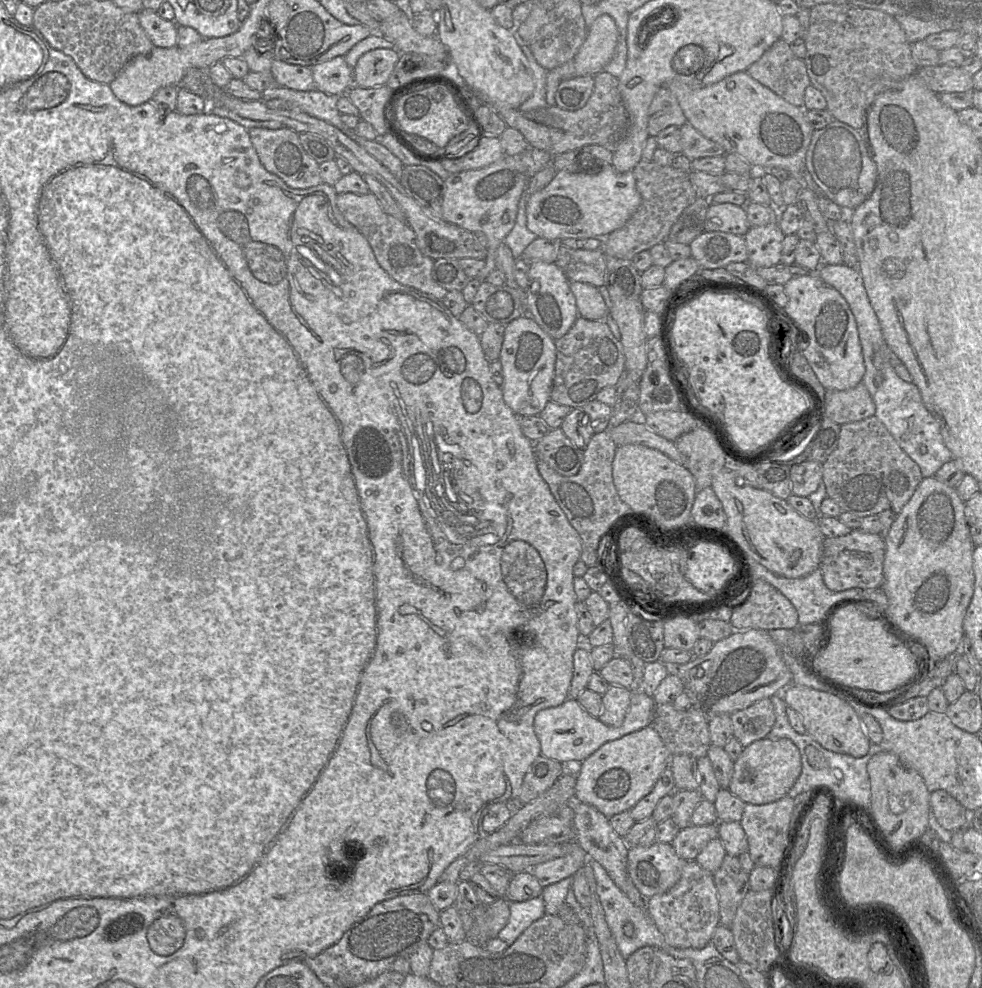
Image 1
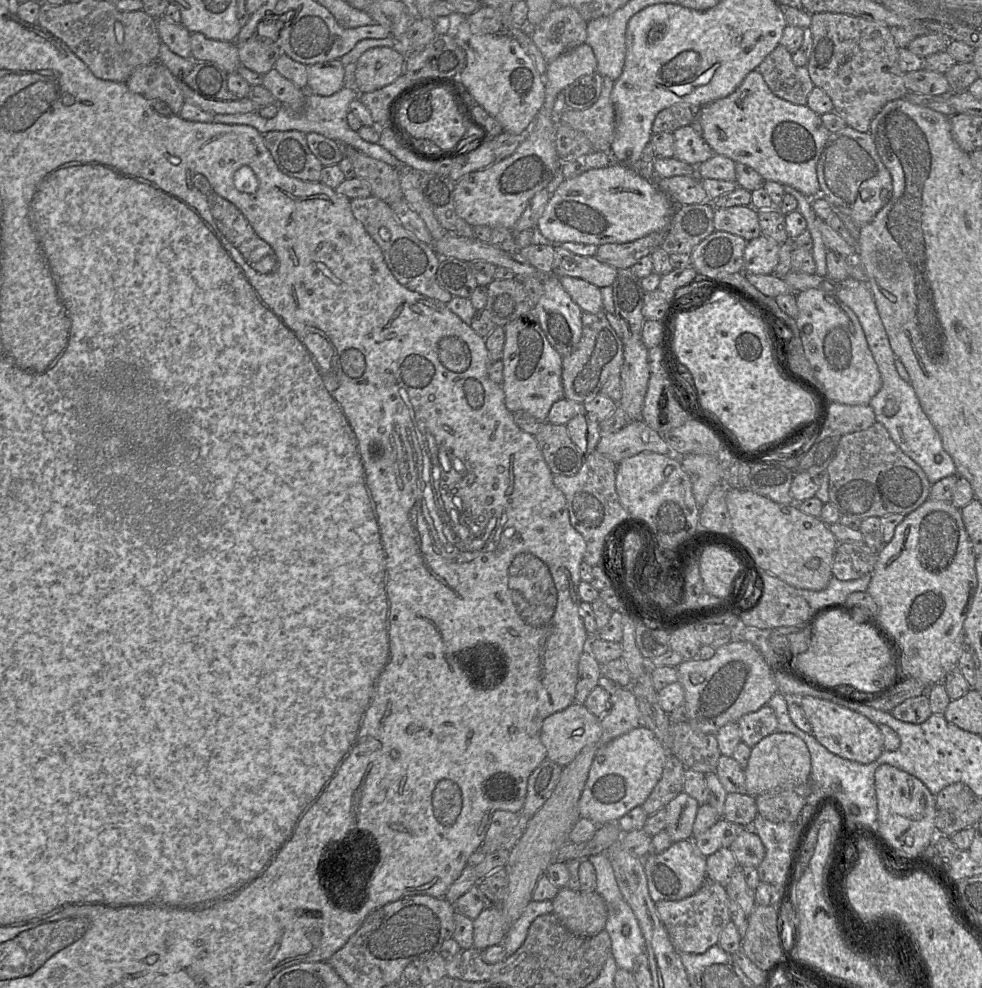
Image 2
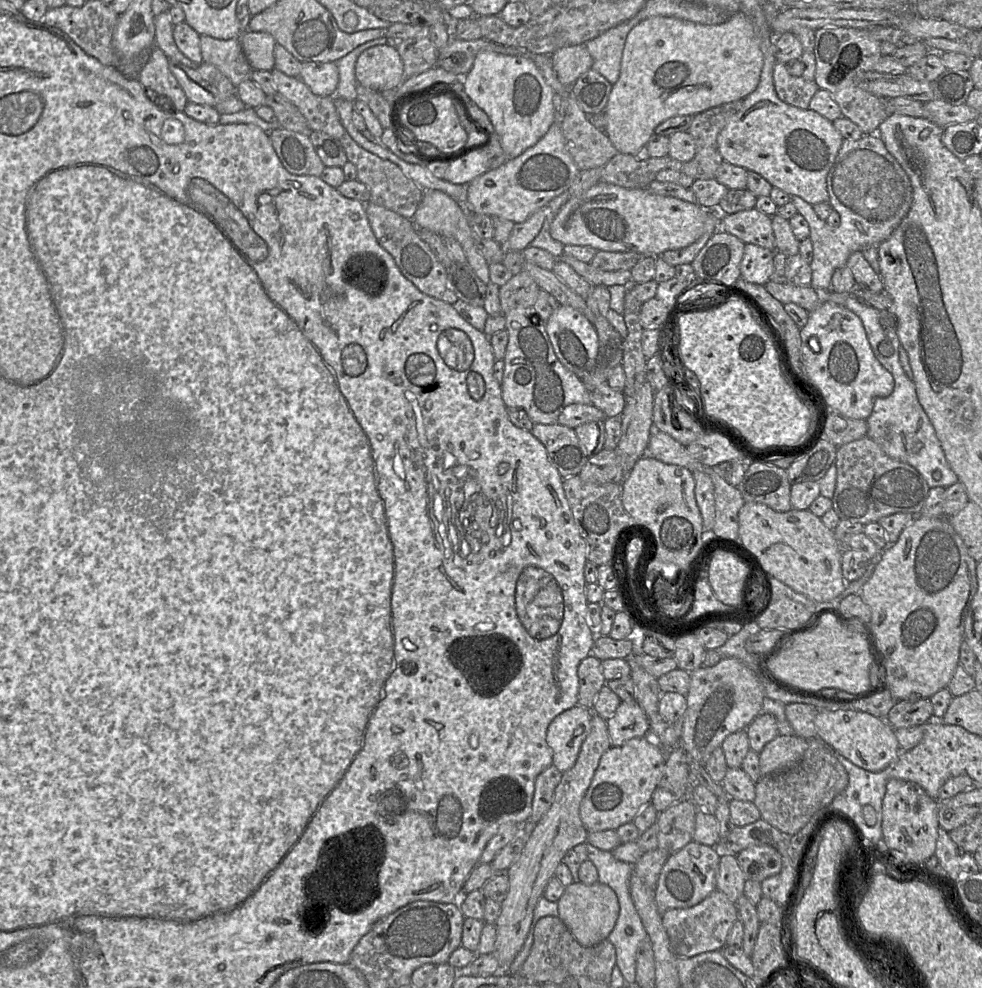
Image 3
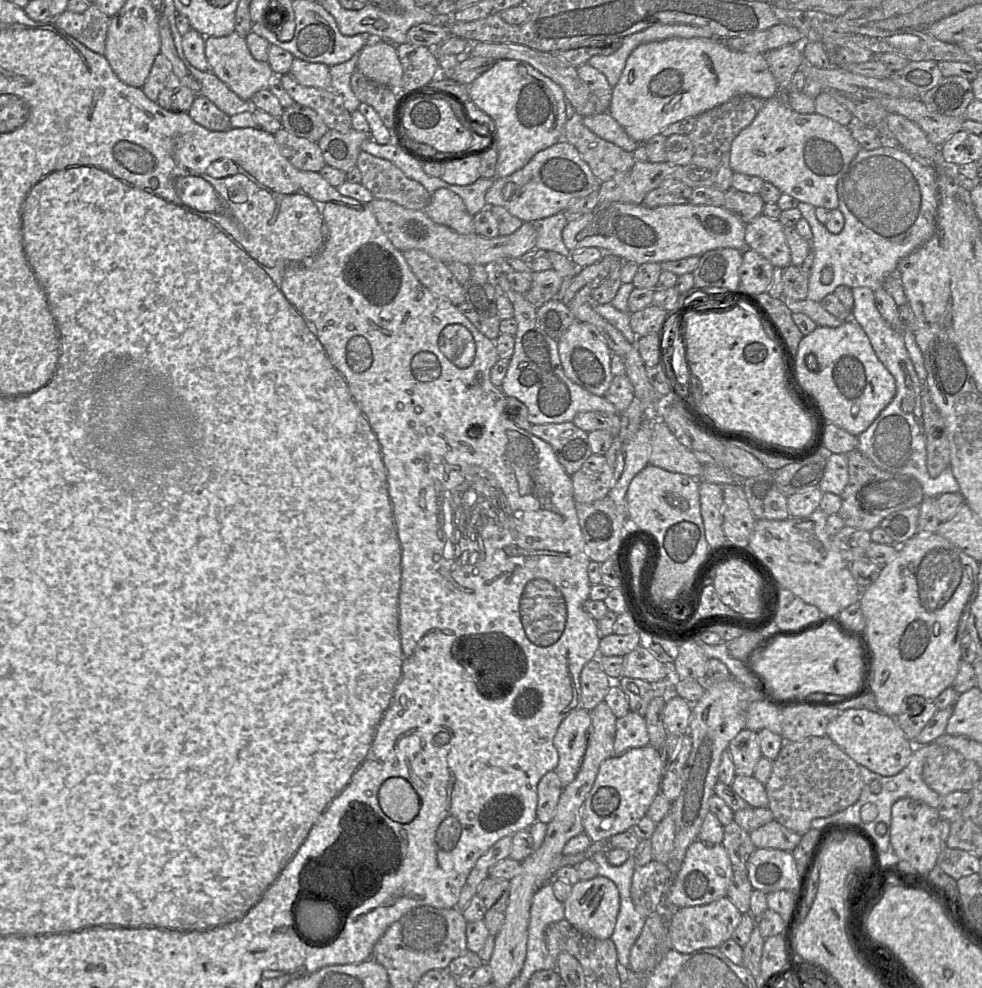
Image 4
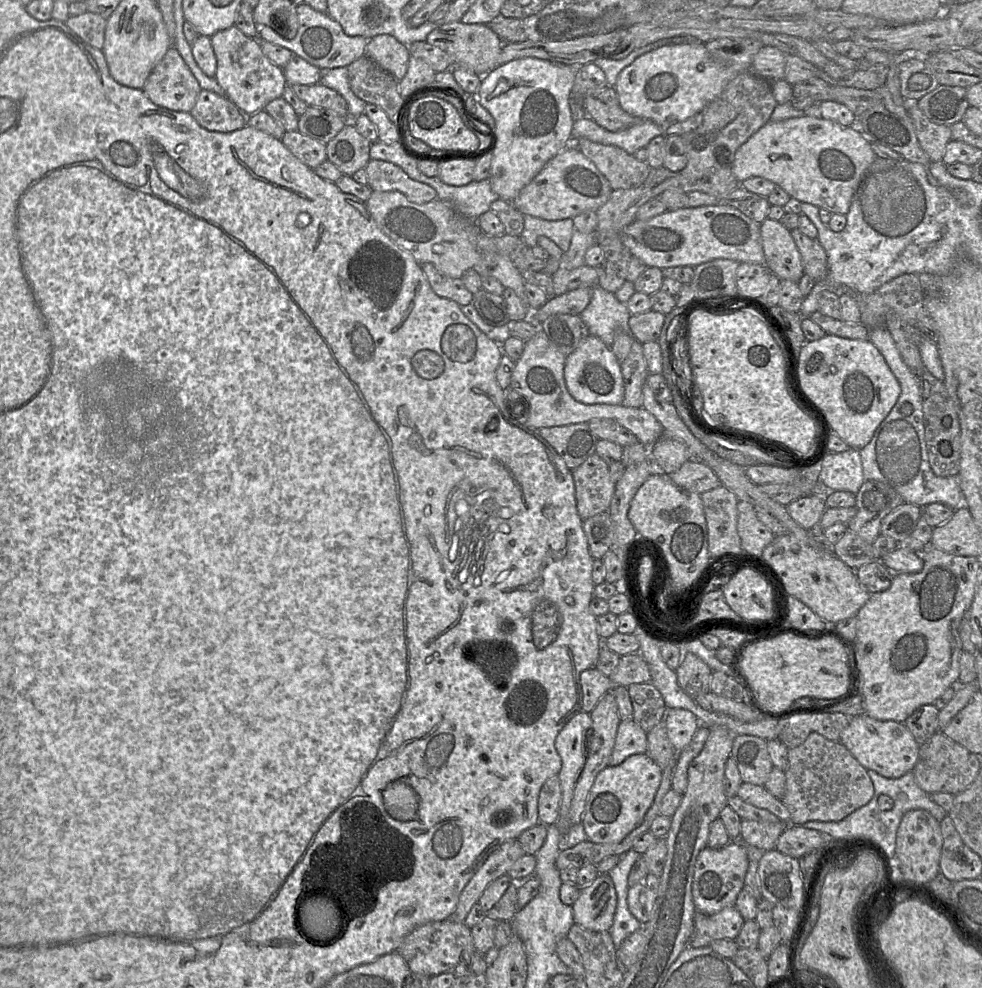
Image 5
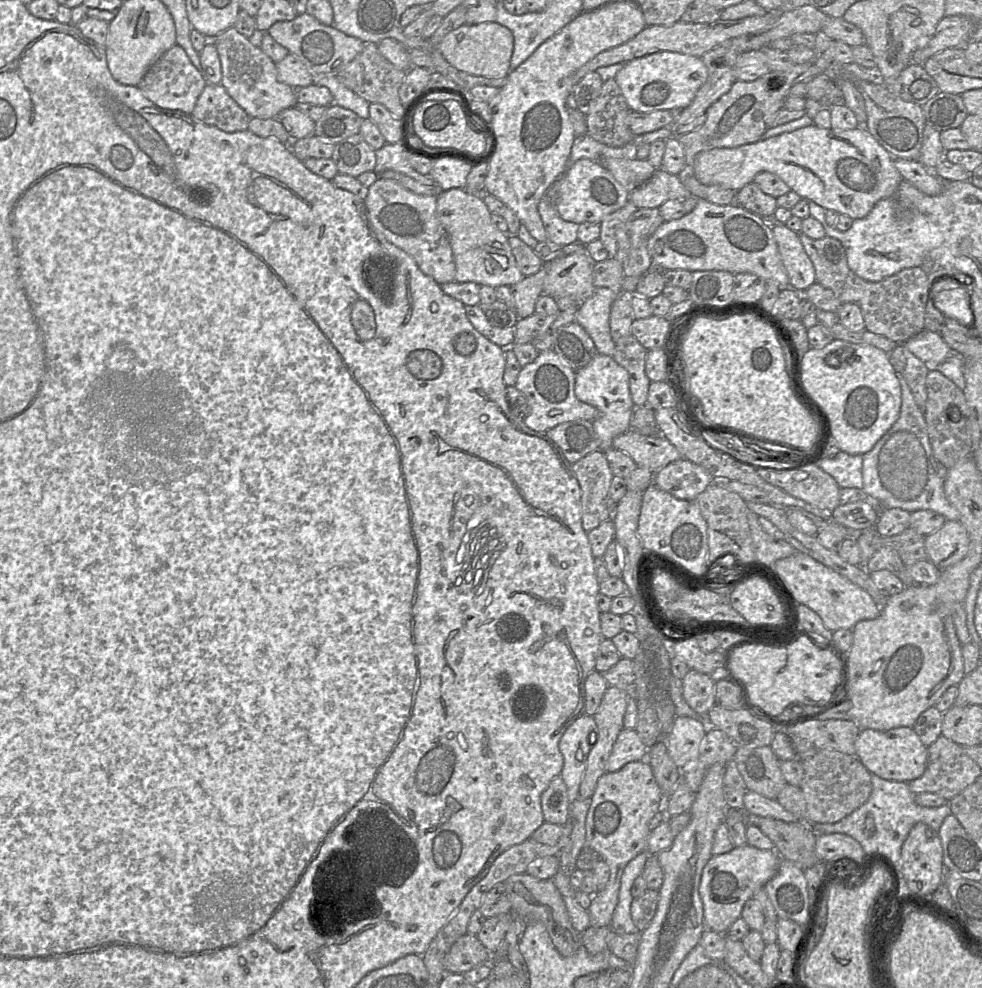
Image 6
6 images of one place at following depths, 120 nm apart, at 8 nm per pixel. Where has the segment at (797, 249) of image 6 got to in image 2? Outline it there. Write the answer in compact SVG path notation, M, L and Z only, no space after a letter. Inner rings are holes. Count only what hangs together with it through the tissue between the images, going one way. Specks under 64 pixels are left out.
M750 205L715 208L713 224L716 231L735 234L747 242L762 234L758 211Z

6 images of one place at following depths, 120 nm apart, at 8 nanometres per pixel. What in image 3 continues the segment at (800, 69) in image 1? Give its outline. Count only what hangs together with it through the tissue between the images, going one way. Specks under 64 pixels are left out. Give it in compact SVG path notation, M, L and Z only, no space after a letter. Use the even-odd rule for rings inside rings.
M778 61L773 68L773 83L781 101L800 109L808 109L811 98L819 89L814 81L792 76L786 64Z

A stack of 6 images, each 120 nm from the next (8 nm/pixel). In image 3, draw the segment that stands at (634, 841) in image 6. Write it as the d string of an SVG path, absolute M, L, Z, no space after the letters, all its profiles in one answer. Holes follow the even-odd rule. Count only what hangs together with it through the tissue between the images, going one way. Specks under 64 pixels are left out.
M650 736L632 738L622 746L611 746L605 751L580 805L580 818L585 829L589 833L616 830L621 825L632 822L642 808L650 803L653 792L663 774L665 762L666 752ZM580 881L573 882L565 888L557 904L558 917L565 923L577 941L588 947L608 939L617 922L620 910L615 891L600 882L592 885Z

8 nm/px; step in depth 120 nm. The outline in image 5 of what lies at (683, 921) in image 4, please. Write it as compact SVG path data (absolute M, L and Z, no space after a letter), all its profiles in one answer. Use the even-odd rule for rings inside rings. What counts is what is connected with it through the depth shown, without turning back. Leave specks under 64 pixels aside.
M728 906L713 915L696 912L694 930L688 946L699 948L717 939L735 940L745 920L734 906Z

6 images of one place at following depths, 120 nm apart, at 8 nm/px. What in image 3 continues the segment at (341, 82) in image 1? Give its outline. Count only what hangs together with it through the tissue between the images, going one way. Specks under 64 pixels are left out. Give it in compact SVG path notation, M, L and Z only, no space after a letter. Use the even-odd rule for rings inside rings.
M302 62L299 78L315 95L334 97L339 71L335 62Z

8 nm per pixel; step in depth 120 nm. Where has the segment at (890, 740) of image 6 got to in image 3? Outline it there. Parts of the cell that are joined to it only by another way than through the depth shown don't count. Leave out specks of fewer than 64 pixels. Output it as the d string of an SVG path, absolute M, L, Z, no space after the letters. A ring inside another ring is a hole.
M818 709L815 717L817 737L835 752L851 761L856 766L879 772L897 759L901 752L895 729L886 721L858 710Z

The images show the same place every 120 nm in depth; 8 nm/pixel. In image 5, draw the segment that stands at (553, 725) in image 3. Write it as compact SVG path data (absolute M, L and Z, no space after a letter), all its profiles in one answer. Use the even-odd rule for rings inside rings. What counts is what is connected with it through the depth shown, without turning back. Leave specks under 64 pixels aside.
M580 711L575 714L561 729L555 739L555 748L561 757L562 766L558 773L561 784L562 798L559 817L555 825L560 838L564 838L571 825L570 805L575 784L583 770L589 751L589 737L594 733L590 714Z

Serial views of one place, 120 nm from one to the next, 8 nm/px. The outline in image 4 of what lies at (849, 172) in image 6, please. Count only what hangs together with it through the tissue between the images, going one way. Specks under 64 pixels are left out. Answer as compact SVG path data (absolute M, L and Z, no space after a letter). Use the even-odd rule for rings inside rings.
M780 92L767 100L749 126L732 141L730 167L733 172L760 177L773 184L781 193L790 195L799 202L830 211L838 209L836 185L860 150L850 130L832 119L817 114L801 114L780 101Z

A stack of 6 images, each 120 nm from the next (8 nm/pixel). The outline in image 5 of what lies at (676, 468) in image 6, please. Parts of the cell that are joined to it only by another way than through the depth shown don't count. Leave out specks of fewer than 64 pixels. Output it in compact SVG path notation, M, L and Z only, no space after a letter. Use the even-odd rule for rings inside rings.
M697 459L686 461L677 471L670 474L669 477L678 487L697 494L722 485L713 470Z

